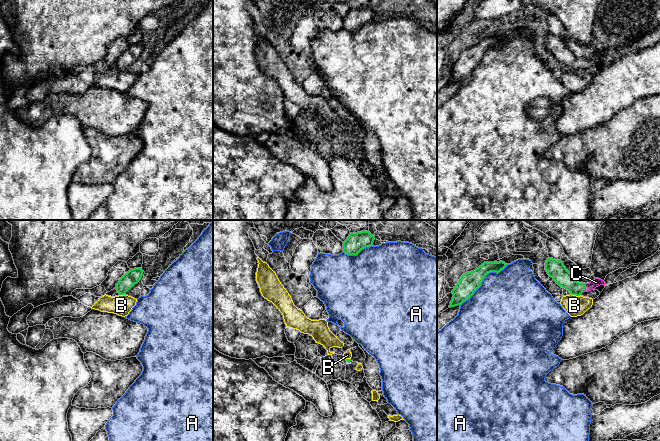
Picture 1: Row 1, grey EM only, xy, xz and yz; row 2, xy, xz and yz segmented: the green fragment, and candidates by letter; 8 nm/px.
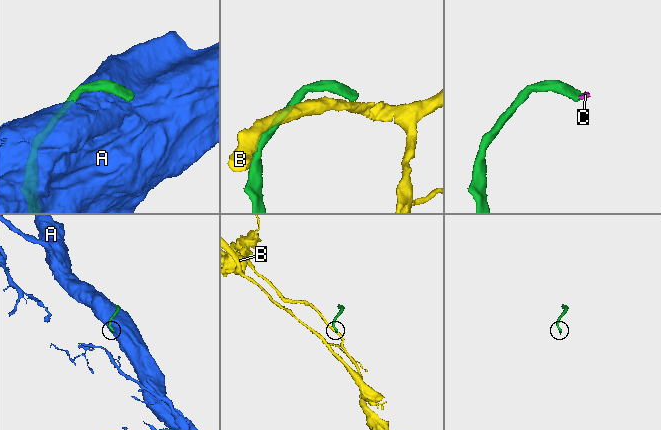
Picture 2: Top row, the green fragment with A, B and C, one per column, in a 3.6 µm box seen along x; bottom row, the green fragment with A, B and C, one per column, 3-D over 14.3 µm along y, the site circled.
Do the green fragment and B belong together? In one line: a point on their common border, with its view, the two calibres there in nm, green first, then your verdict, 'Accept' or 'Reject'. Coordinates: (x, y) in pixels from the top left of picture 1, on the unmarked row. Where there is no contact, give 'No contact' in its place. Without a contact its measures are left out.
Touches green at yz (575, 70). Thickness 140 nm (green) against 160 nm. Reject

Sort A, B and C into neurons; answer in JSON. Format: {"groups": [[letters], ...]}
{"groups": [["A"], ["B"], ["C"]]}

